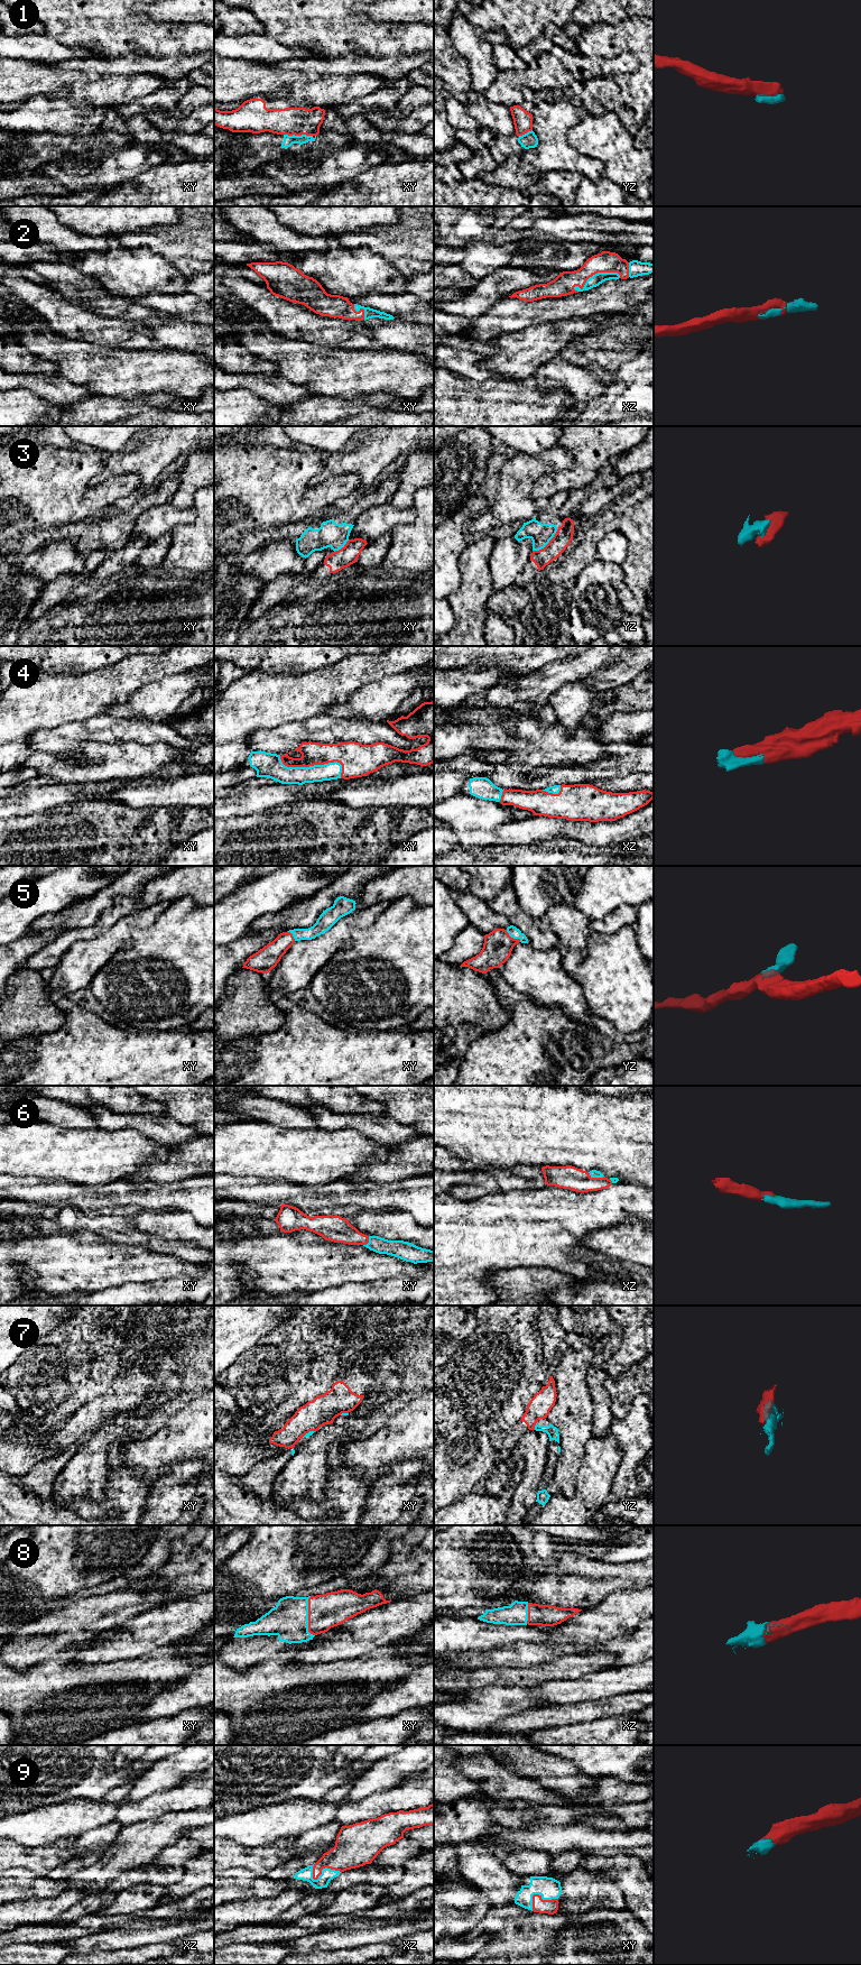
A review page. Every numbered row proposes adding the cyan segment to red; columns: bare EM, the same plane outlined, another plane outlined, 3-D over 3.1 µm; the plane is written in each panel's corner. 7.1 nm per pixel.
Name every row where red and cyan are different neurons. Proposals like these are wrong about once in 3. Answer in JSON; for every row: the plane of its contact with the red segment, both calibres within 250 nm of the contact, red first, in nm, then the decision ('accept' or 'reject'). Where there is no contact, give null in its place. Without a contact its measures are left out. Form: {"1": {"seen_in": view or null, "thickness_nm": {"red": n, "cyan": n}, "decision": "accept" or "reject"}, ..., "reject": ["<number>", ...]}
{"1": {"seen_in": "xy", "thickness_nm": {"red": 200, "cyan": 80}, "decision": "reject"}, "2": {"seen_in": "xz", "thickness_nm": {"red": 150, "cyan": 80}, "decision": "accept"}, "3": {"seen_in": "yz", "thickness_nm": {"red": 120, "cyan": 160}, "decision": "reject"}, "4": {"seen_in": "xy", "thickness_nm": {"red": 180, "cyan": 130}, "decision": "accept"}, "5": {"seen_in": "yz", "thickness_nm": {"red": 220, "cyan": 80}, "decision": "accept"}, "6": {"seen_in": "xz", "thickness_nm": {"red": 170, "cyan": 60}, "decision": "accept"}, "7": {"seen_in": "yz", "thickness_nm": {"red": 160, "cyan": 80}, "decision": "reject"}, "8": {"seen_in": "xy", "thickness_nm": {"red": 240, "cyan": 280}, "decision": "accept"}, "9": {"seen_in": "xz", "thickness_nm": {"red": 220, "cyan": 100}, "decision": "accept"}, "reject": ["1", "3", "7"]}

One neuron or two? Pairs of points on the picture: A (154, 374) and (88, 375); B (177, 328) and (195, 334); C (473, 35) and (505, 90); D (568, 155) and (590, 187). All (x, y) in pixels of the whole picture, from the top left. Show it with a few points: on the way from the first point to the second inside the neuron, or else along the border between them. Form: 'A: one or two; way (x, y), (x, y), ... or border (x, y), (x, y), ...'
A: one; way (137, 374), (104, 374)
B: one; way (182, 332), (191, 334)
C: two; border (499, 71), (496, 79), (481, 93)
D: two; border (584, 176), (591, 180), (599, 180), (601, 177)

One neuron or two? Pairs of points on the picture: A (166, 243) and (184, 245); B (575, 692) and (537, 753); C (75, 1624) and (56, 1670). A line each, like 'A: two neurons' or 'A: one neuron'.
A: one neuron
B: two neurons
C: two neurons

